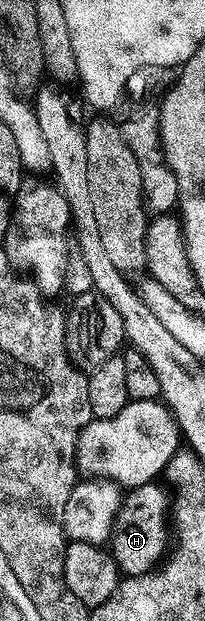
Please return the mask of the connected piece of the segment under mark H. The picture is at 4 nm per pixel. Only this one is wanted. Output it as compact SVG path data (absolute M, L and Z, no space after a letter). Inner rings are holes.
M147 482L143 486L132 486L123 494L123 503L119 506L109 535L109 553L119 565L120 575L136 578L147 574L160 563L168 549L169 530L165 525L164 487L160 486L155 482Z

